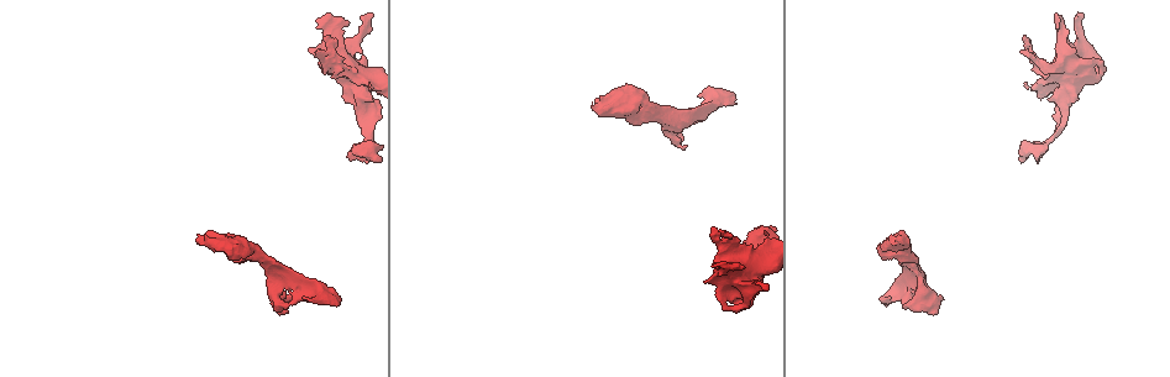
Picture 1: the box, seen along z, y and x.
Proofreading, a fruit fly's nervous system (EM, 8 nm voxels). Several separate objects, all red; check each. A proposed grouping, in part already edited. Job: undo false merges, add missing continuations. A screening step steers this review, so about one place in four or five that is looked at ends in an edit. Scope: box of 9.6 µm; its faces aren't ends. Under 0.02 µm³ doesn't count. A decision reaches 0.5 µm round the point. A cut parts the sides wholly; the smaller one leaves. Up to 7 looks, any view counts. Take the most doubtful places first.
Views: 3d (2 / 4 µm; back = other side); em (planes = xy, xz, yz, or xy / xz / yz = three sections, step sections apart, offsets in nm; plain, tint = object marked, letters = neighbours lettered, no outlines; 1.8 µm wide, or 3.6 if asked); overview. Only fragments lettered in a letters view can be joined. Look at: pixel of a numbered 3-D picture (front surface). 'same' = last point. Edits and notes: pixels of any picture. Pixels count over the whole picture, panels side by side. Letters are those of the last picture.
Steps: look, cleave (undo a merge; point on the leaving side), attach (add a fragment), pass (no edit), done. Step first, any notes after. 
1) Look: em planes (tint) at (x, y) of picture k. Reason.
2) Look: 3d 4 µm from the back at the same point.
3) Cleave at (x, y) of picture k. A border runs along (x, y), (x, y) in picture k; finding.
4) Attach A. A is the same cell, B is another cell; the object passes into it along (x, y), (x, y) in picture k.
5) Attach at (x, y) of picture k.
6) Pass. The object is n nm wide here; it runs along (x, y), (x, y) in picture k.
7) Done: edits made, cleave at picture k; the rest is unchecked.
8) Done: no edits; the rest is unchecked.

Look: 3d 2 µm at (246, 251) of picture 1. Branch stops here.

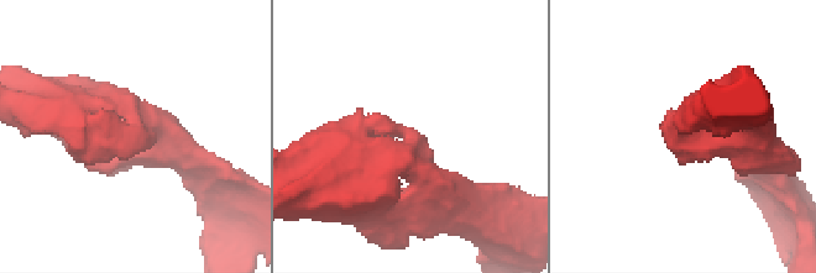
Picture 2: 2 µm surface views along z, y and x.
Look: em planes (tint) at (418, 134) of picture 2.

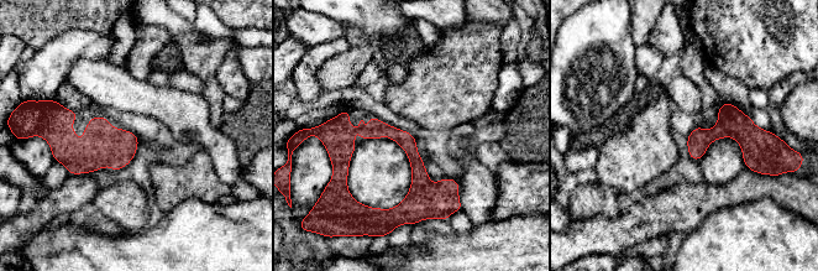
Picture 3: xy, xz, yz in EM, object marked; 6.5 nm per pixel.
Look: em planes (letters) at the same point.

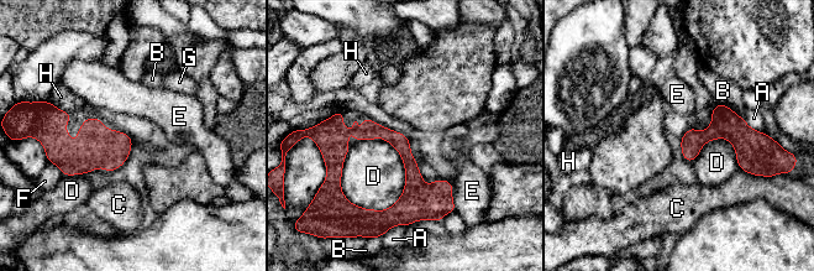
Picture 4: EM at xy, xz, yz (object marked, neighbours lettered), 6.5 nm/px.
Pass. A, B, C, D, E, F, G and H are other cells; none of them fits.

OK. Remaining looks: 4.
Look: em 3.6 µm xz step 16 (letters) at (1038, 158) of picture 1. An open end.

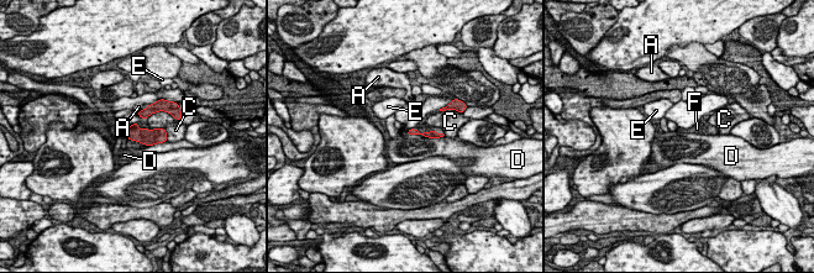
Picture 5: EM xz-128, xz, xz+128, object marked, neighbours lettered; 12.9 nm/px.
Look: em 3.6 µm planes (letters) at the same point.

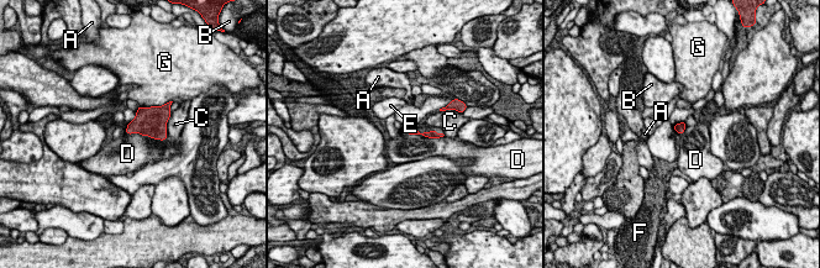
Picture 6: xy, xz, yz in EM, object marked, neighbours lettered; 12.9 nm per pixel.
Attach F. F is the same cell, A, B, C, D, E and G are other cells; it goes on there.

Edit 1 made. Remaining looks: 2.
Look: em planes (tint) at (323, 38) of picture 1. Branch stops here.

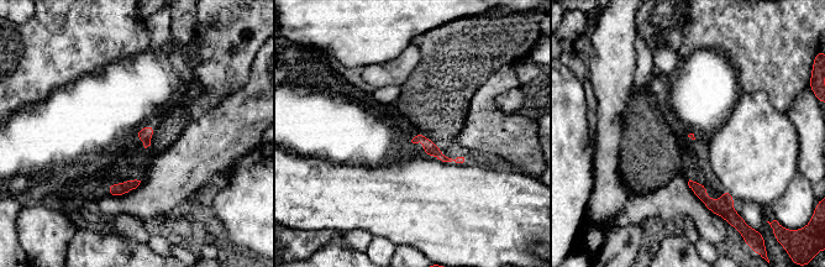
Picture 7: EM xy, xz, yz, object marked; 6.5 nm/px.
Look: em planes (letters) at the same point.

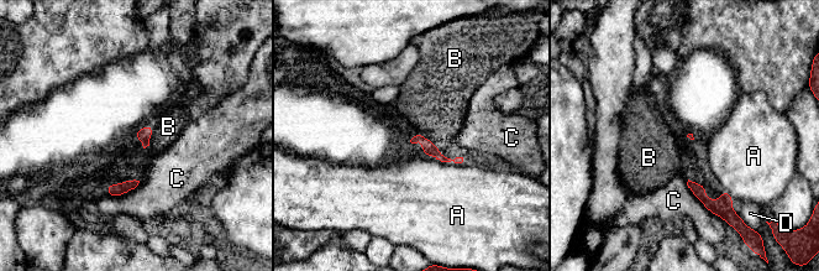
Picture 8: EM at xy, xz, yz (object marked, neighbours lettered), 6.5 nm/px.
Pass. A, B, C and D are other cells; it runs along (416, 139), (442, 159), (458, 160) in picture 8; none of them fits.

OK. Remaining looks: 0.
Done: edits made, attach at picture 6; the rest is unchecked.

